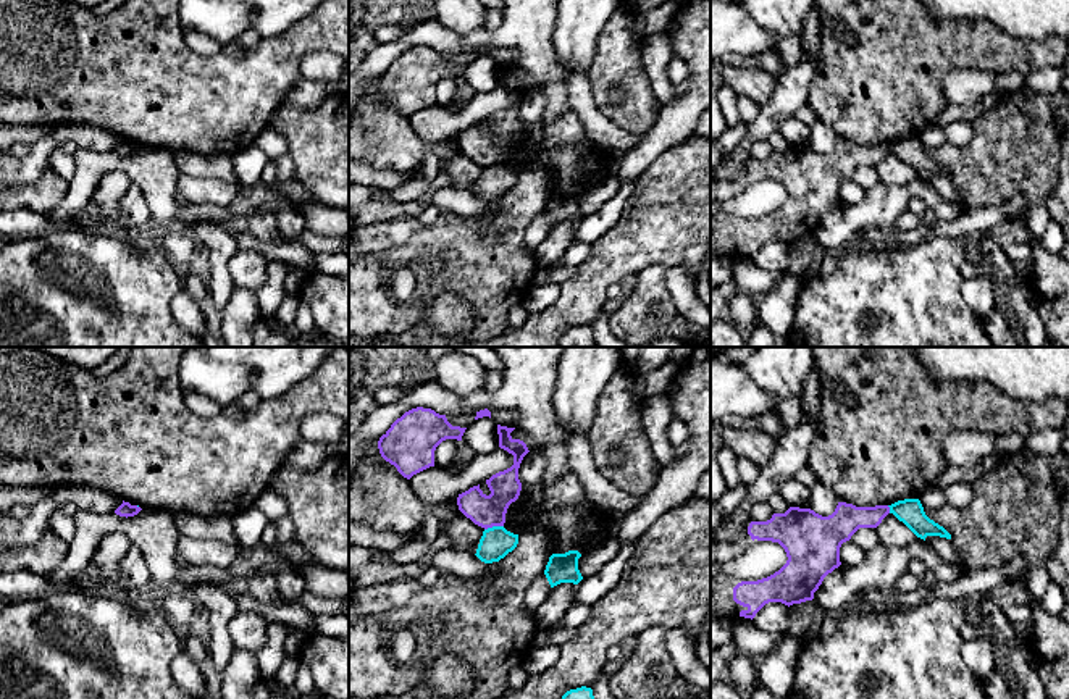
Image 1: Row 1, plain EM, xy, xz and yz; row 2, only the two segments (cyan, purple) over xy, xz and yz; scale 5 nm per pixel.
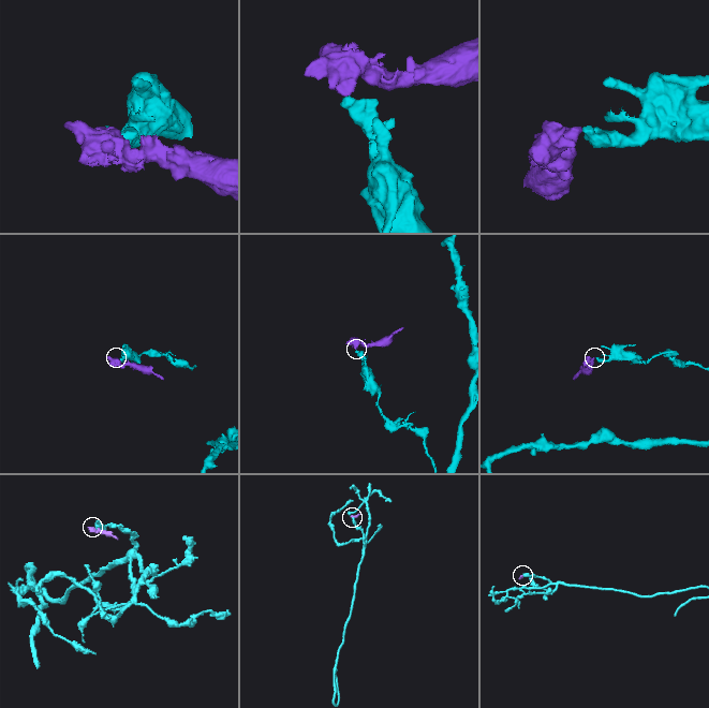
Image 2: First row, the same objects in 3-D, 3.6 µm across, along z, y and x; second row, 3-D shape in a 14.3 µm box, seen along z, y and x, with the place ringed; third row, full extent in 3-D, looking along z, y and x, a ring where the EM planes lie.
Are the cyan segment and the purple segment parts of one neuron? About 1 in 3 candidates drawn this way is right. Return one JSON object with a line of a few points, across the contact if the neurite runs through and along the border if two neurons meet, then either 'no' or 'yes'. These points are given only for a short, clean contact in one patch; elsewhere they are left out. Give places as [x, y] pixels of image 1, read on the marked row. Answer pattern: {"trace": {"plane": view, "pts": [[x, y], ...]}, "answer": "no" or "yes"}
{"trace": {"plane": "xz", "pts": [[503, 525], [493, 525], [485, 530]]}, "answer": "no"}

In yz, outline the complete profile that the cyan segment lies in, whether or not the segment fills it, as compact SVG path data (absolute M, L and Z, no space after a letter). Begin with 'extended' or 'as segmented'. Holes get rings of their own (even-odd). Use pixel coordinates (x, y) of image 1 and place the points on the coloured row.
as segmented; M919 499L898 500L888 507L890 513L903 521L917 538L924 541L927 536L951 539L951 534L943 526L940 526L925 515Z

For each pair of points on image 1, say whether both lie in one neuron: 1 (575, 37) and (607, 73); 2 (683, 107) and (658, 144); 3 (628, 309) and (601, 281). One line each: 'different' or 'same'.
1: different
2: same
3: different

